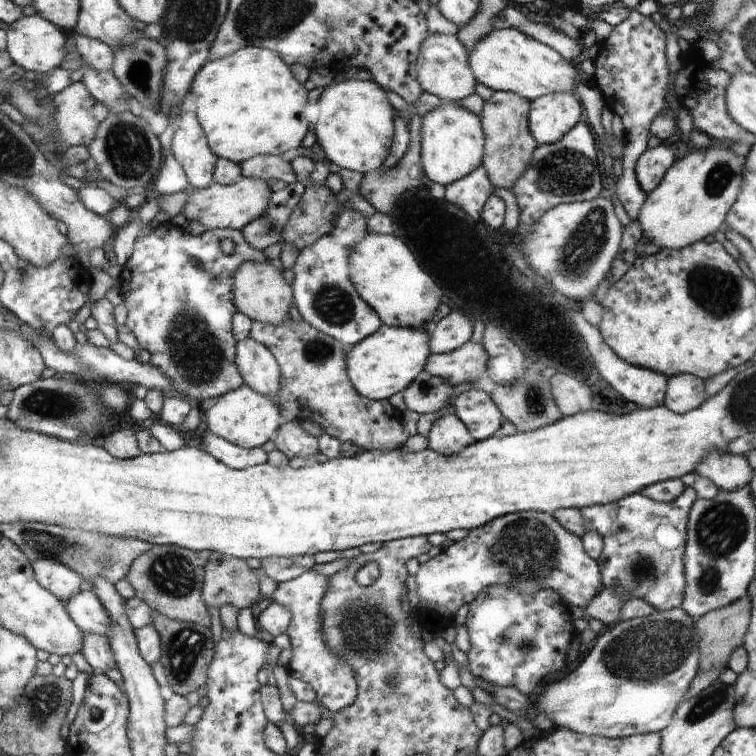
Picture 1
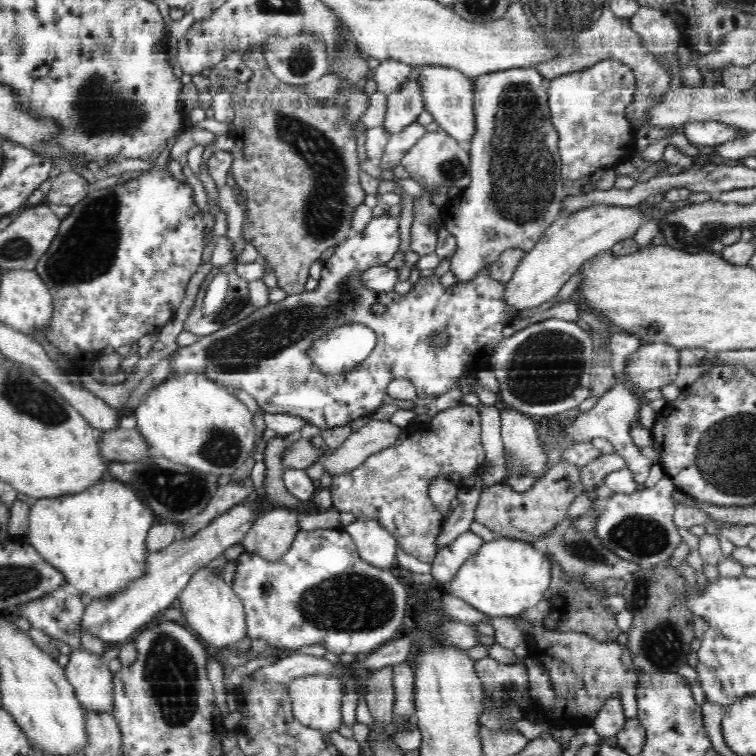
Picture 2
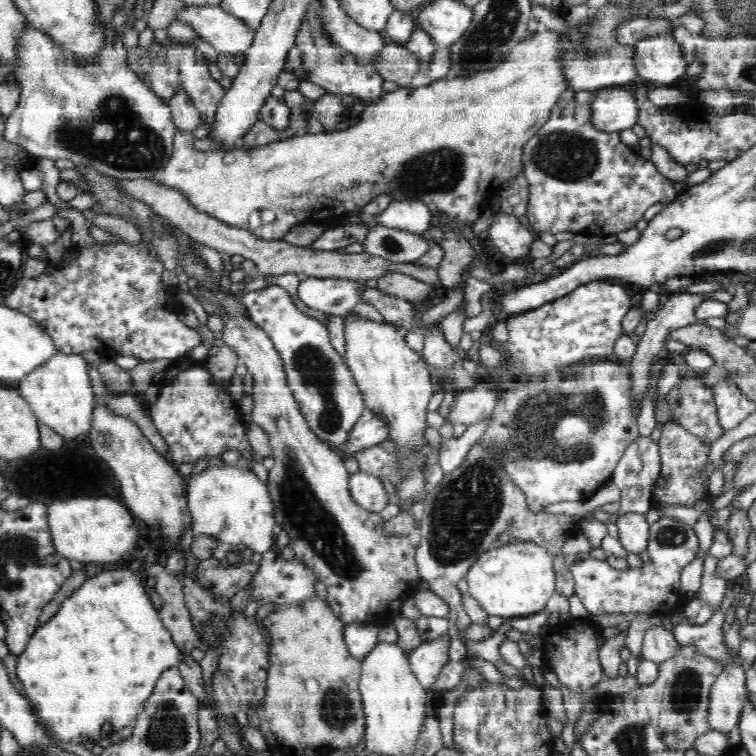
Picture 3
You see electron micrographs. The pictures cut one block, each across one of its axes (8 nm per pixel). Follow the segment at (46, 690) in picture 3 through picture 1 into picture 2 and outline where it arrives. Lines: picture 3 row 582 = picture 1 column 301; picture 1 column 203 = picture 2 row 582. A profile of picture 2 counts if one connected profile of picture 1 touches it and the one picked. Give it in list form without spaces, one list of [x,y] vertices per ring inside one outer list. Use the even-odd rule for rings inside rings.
[[[106,479],[106,482],[95,482],[79,493],[36,499],[30,508],[30,534],[25,540],[46,562],[65,574],[69,586],[76,590],[80,598],[88,595],[88,599],[92,600],[118,592],[131,581],[143,576],[149,553],[146,547],[147,533],[156,521],[153,512],[138,500],[136,490],[128,482]]]

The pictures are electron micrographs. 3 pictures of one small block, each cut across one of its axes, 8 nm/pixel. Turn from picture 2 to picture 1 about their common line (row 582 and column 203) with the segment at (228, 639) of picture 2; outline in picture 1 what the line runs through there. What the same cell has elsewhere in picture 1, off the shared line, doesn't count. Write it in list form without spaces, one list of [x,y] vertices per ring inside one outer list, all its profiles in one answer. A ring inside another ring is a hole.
[[[241,176],[236,178],[230,185],[220,185],[215,181],[206,189],[196,190],[189,193],[183,215],[191,223],[199,222],[206,231],[217,229],[240,230],[246,228],[250,222],[269,212],[273,191],[266,181],[258,178]]]

